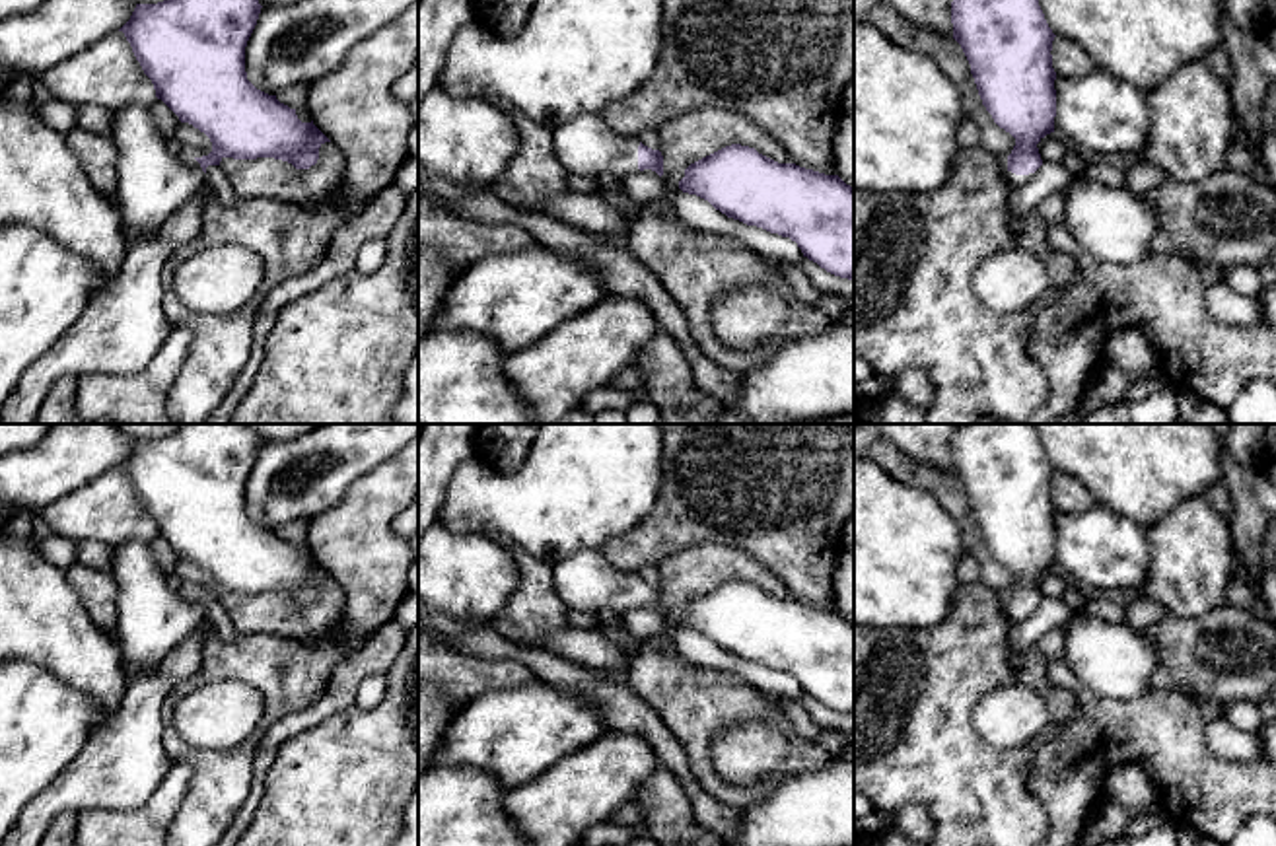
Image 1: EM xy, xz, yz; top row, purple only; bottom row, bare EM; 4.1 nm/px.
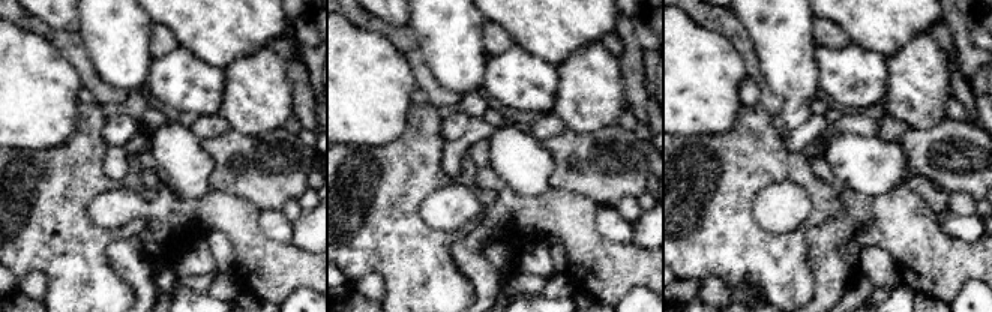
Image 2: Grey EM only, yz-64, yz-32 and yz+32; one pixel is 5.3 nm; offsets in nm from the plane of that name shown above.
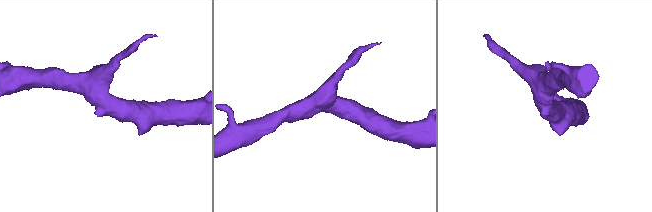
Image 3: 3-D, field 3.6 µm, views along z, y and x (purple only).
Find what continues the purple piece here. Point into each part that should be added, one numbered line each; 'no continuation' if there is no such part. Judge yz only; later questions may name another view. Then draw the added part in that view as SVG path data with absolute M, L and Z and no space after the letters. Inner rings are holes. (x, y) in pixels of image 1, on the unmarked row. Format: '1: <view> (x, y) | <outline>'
1: yz (1014, 617) | M1011 607L1004 609L1004 617L1008 618L1010 624L1019 624L1023 622L1035 609L1029 611L1015 611Z

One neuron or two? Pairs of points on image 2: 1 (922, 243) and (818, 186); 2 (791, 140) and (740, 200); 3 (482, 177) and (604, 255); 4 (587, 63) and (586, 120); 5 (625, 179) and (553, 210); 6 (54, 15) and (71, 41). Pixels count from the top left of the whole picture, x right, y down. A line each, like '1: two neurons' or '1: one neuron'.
1: two neurons
2: two neurons
3: one neuron
4: one neuron
5: two neurons
6: two neurons

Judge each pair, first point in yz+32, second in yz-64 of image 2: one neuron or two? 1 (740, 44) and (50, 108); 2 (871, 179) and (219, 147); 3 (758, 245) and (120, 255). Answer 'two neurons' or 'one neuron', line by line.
1: two neurons
2: two neurons
3: two neurons

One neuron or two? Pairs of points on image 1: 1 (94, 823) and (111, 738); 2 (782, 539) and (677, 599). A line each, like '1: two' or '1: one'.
1: two
2: two

